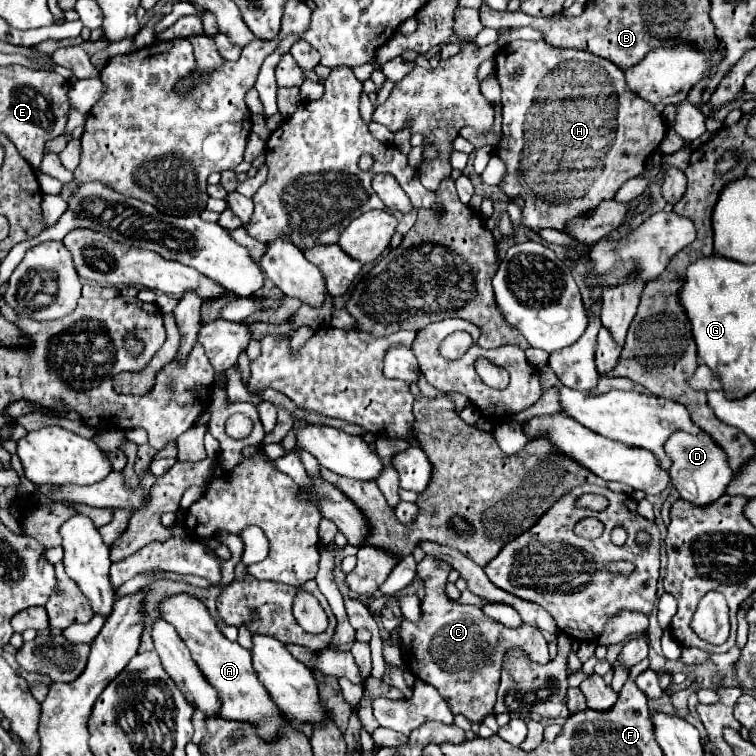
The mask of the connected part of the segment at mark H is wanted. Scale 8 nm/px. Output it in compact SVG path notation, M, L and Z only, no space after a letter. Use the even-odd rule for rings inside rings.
M515 40L511 44L507 44L505 48L501 48L501 52L495 58L497 62L497 80L501 84L501 92L503 92L503 132L501 132L501 142L497 144L497 154L499 158L507 164L507 178L503 180L501 188L503 192L513 198L517 194L521 194L525 198L525 208L523 208L523 226L531 228L531 230L539 230L539 228L555 228L555 230L563 230L565 222L571 220L577 214L589 212L593 210L601 200L611 200L613 194L621 188L623 182L627 182L629 178L639 176L645 170L645 160L647 156L657 150L659 142L665 138L667 126L663 116L645 100L641 100L639 96L635 96L635 92L631 92L625 84L625 76L623 70L617 68L615 64L593 56L593 54L585 54L585 52L577 52L577 50L561 50L555 48L551 44L547 44L545 40L537 40L537 42L527 42L527 40Z

